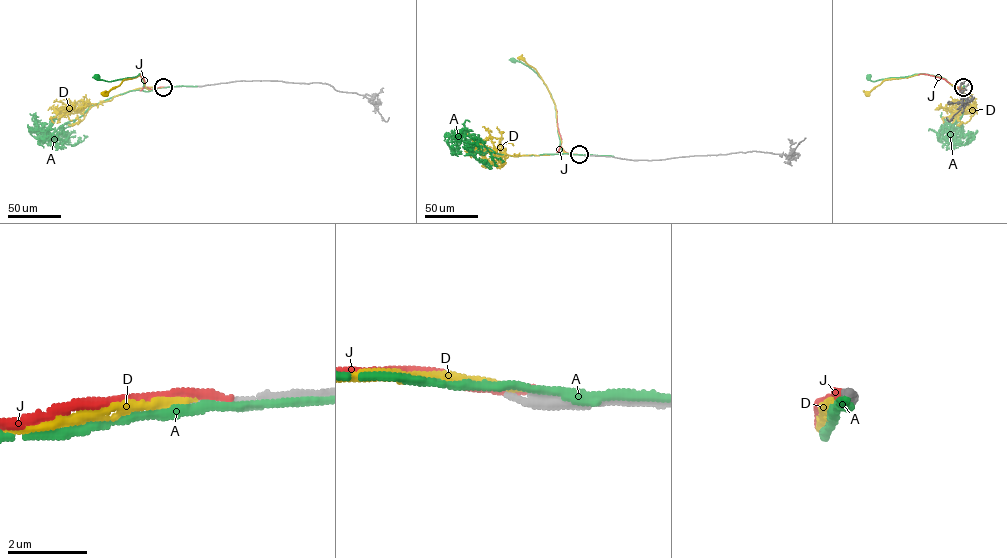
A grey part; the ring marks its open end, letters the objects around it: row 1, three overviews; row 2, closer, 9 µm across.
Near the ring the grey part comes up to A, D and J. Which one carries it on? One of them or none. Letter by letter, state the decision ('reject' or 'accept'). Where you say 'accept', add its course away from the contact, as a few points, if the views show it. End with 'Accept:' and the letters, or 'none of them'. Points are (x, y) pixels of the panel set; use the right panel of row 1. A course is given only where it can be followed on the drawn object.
A: reject
D: accept | via (963, 87), (961, 89), (943, 78), (919, 74), (885, 79), (866, 94)
J: reject
Accept: D

